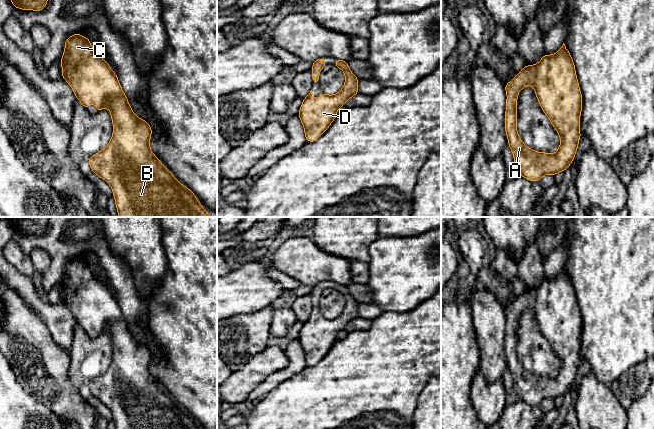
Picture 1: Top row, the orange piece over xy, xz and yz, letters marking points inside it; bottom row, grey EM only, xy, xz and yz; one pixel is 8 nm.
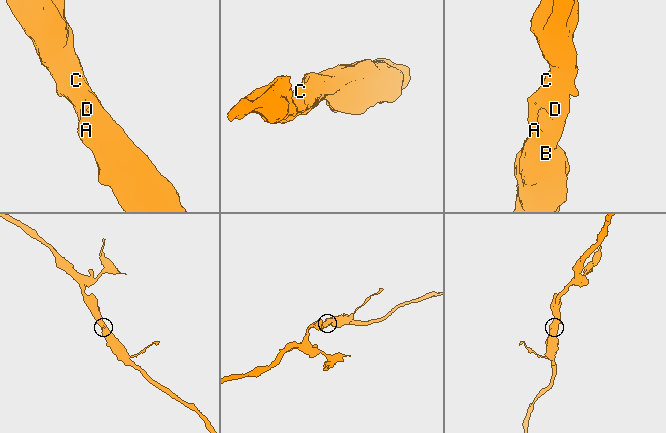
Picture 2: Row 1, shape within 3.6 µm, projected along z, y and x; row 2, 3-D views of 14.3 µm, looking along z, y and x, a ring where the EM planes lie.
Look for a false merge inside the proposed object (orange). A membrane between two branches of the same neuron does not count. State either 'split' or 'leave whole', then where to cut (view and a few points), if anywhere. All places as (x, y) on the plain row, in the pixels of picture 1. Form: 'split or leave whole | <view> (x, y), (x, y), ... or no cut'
leave whole | no cut

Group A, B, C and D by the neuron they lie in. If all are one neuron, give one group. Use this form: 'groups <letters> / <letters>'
groups A B C D

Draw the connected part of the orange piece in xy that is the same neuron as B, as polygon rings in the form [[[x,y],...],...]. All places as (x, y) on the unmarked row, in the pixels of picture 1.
[[[76,257],[66,263],[61,290],[62,302],[71,310],[77,324],[86,333],[90,328],[97,329],[96,336],[101,335],[103,332],[110,333],[113,346],[111,364],[103,374],[90,381],[88,387],[92,395],[111,410],[116,429],[201,429],[194,417],[178,406],[151,375],[150,361],[152,352],[146,344],[142,344],[134,338],[120,310],[117,298],[111,294],[109,288],[102,281],[96,278],[88,261]]]

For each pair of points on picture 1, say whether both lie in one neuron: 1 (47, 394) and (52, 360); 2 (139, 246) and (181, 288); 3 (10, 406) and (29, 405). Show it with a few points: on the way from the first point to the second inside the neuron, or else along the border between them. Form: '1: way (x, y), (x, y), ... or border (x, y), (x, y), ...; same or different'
1: way (49, 386), (51, 368); same
2: border (164, 249), (167, 271), (153, 292); different
3: way (15, 406), (24, 406); same

